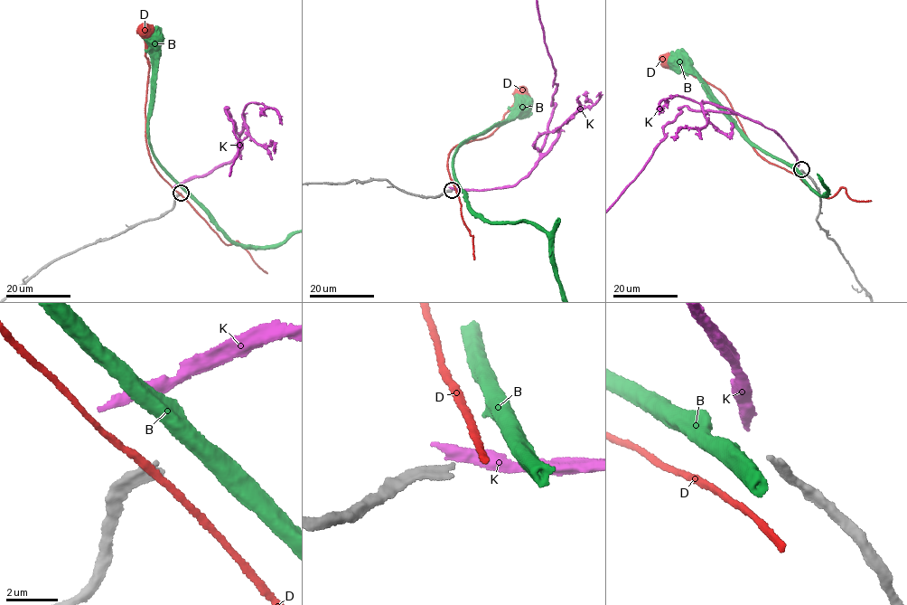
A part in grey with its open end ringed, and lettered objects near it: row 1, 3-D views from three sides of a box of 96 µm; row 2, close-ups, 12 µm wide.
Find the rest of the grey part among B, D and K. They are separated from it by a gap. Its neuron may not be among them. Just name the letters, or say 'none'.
none

